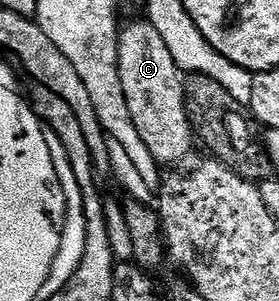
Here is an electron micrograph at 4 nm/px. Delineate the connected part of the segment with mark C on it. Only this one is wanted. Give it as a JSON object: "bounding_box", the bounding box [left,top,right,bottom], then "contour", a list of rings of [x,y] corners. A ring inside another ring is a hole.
{"bounding_box":[116,21,194,165],"contour":[[[147,21],[123,24],[116,45],[116,77],[118,91],[122,96],[122,107],[130,113],[138,137],[146,141],[146,149],[154,153],[161,165],[180,163],[192,151],[194,136],[184,108],[185,76],[180,66],[170,57],[162,33]]]}

